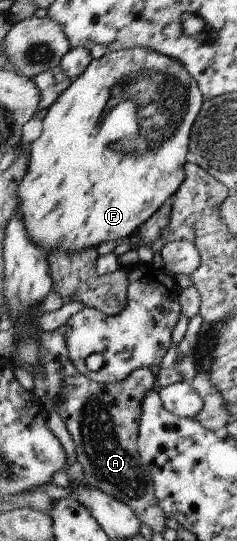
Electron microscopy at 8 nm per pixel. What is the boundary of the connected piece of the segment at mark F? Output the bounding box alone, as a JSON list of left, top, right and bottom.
[18,48,205,253]

